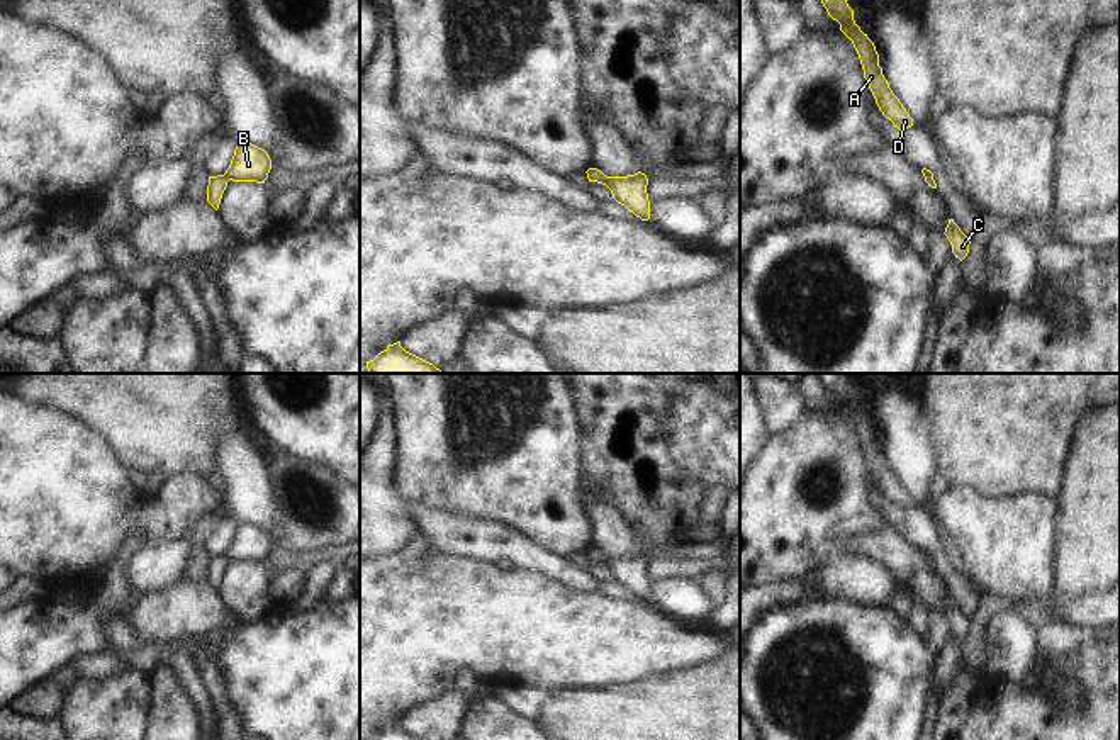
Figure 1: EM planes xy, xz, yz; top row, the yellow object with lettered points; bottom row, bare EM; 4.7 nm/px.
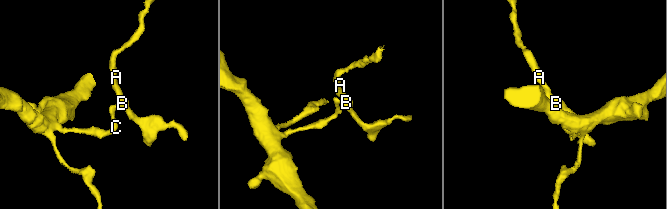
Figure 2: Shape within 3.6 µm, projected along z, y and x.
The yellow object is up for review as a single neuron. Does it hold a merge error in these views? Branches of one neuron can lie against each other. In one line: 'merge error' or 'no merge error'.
merge error

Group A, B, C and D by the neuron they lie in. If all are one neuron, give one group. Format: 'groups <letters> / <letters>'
groups A B D / C

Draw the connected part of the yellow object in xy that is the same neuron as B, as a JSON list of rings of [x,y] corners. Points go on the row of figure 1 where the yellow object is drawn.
[[[251,143],[238,144],[226,177],[232,182],[265,183],[272,170],[268,153]]]

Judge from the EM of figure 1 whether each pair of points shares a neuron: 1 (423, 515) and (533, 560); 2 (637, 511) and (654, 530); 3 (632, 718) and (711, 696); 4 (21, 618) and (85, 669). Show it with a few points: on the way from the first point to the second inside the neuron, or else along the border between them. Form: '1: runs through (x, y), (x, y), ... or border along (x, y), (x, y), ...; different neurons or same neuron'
1: runs through (450, 533), (469, 533), (474, 538), (506, 543); same neuron
2: runs through (642, 516), (650, 525); same neuron
3: runs through (652, 718), (691, 717); same neuron
4: border along (102, 650), (92, 655), (77, 655), (67, 666); different neurons

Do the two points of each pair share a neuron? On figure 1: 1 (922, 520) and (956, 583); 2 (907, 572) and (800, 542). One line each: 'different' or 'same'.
1: same
2: different

